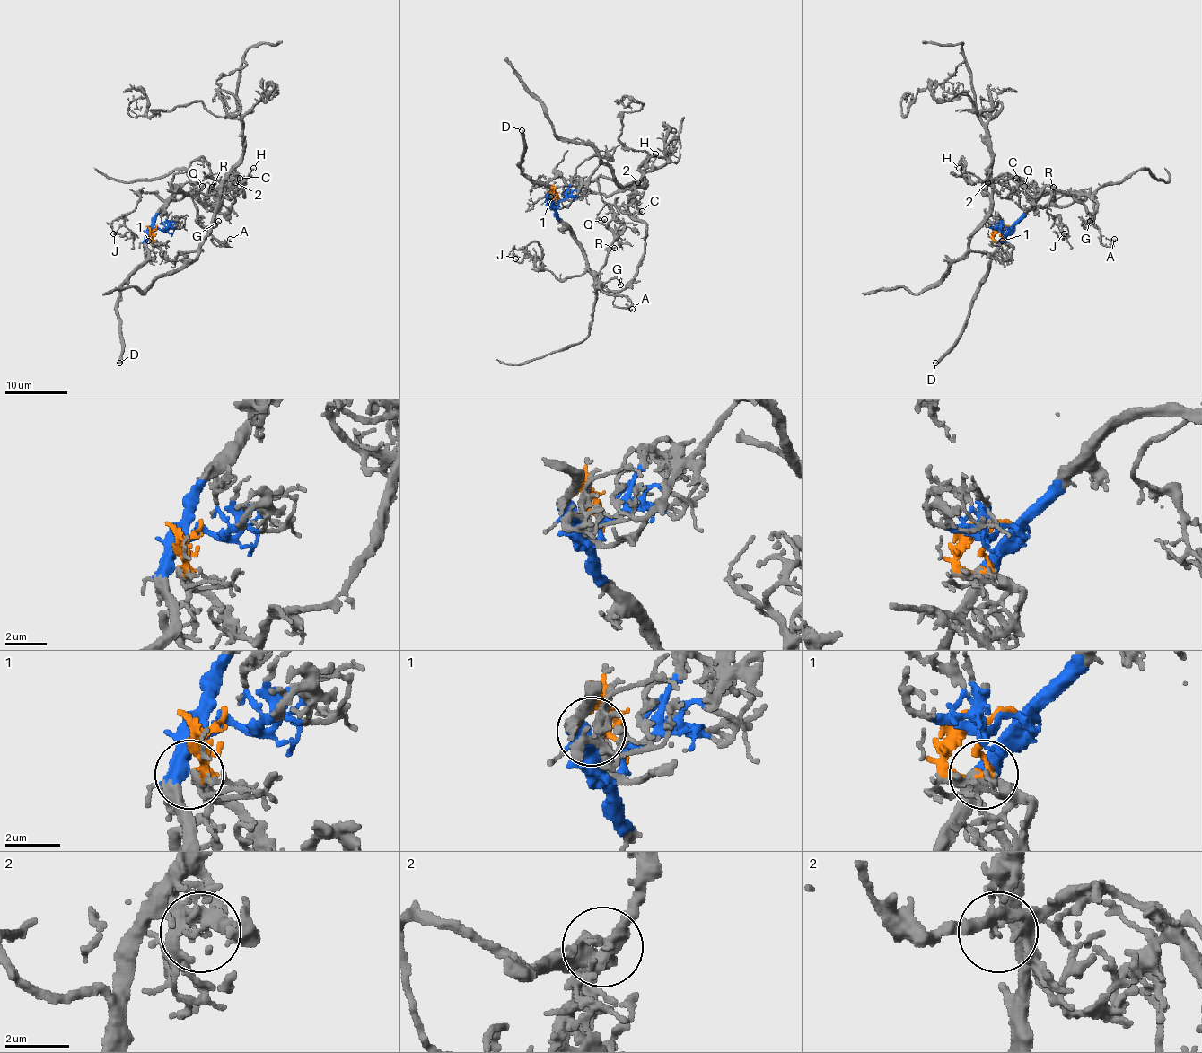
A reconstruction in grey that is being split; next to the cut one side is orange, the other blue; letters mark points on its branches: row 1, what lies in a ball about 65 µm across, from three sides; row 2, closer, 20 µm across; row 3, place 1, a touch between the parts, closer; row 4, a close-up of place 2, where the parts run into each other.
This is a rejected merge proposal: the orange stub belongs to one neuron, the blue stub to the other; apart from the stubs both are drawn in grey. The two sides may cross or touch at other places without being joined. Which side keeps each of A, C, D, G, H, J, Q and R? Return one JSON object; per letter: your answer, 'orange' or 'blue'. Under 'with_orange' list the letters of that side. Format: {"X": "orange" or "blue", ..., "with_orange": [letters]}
{"A": "blue", "C": "blue", "D": "blue", "G": "blue", "H": "blue", "J": "blue", "Q": "blue", "R": "blue", "with_orange": []}

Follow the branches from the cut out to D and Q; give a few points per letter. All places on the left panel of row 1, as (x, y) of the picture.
D: (156, 226), (148, 235), (145, 262), (120, 289), (117, 300), (120, 363)
Q: (156, 226), (154, 214), (173, 195), (189, 193), (202, 206), (211, 206), (204, 203), (197, 195), (202, 185)

